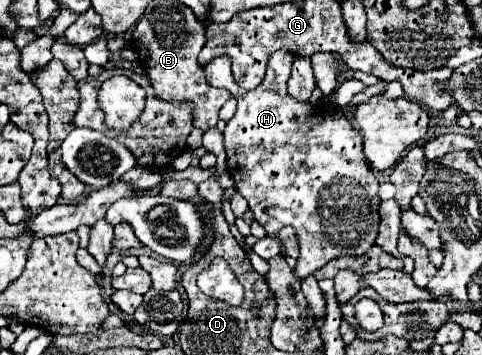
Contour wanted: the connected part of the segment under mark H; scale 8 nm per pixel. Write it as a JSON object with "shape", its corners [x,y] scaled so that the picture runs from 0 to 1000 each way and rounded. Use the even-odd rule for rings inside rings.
{"shape":[[[575,141],[558,158],[558,180],[554,180],[554,203],[550,203],[550,220],[546,231],[529,248],[529,254],[504,254],[500,242],[492,242],[492,231],[483,225],[483,208],[479,208],[479,180],[475,180],[475,158],[459,152],[459,158],[446,158],[429,186],[425,186],[425,208],[429,208],[429,231],[438,242],[450,242],[450,248],[471,248],[488,276],[492,276],[492,315],[488,327],[471,344],[467,355],[467,423],[471,423],[471,473],[475,473],[475,490],[479,501],[488,507],[488,530],[492,541],[517,569],[517,592],[529,603],[529,620],[550,642],[554,659],[571,659],[579,654],[587,637],[608,637],[612,642],[612,659],[616,659],[616,682],[620,682],[620,699],[624,699],[624,721],[620,721],[620,744],[612,749],[612,777],[620,789],[633,789],[637,777],[654,772],[662,755],[670,755],[683,732],[699,727],[699,721],[753,721],[782,676],[782,642],[790,631],[790,608],[782,597],[782,580],[790,575],[790,558],[782,552],[786,541],[786,513],[774,490],[774,479],[757,462],[757,439],[753,439],[753,394],[749,394],[749,377],[728,355],[728,338],[699,310],[699,299],[691,299],[678,276],[666,276],[658,293],[645,293],[645,287],[620,287],[620,282],[608,282],[608,270],[600,270],[595,259],[595,225],[600,225],[600,208],[604,208],[604,180],[608,180],[612,158],[604,146],[591,146],[591,141]]]}

